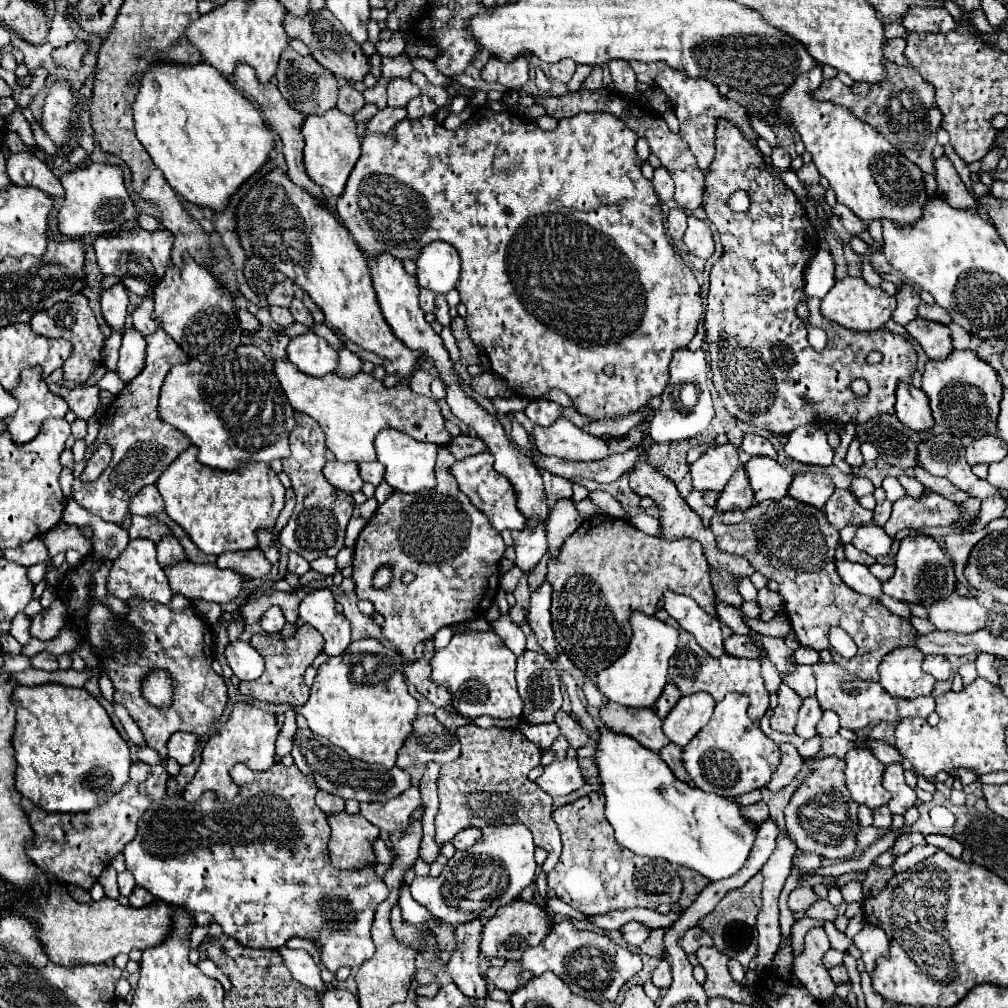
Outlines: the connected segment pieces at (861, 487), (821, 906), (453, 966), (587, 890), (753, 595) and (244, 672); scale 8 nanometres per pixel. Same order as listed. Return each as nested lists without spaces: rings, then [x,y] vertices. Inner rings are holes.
[[[855,478],[853,480],[853,492],[855,492],[855,498],[861,498],[861,496],[867,496],[867,494],[873,494],[873,484],[867,480],[867,478]]]
[[[819,900],[817,904],[813,904],[813,906],[807,910],[805,916],[815,918],[815,920],[819,920],[819,922],[827,922],[827,920],[833,920],[833,918],[837,916],[837,910],[835,910],[827,900]]]
[[[481,920],[465,922],[455,928],[455,950],[451,952],[451,958],[447,962],[447,972],[465,992],[465,996],[473,998],[485,998],[487,996],[487,982],[479,972],[479,948],[477,942],[481,938]]]
[[[591,792],[553,812],[553,820],[561,832],[563,852],[553,872],[547,874],[547,886],[557,892],[557,898],[587,916],[637,906],[655,910],[659,904],[675,904],[683,890],[677,868],[667,860],[643,858],[617,844],[603,808],[605,796]]]
[[[740,578],[738,583],[738,590],[745,601],[757,602],[758,590],[752,584],[750,578]]]
[[[231,642],[225,648],[225,658],[239,680],[257,680],[263,674],[263,658],[249,642]]]

